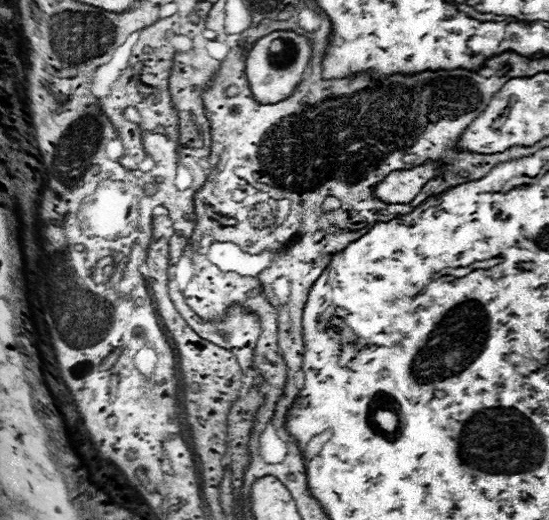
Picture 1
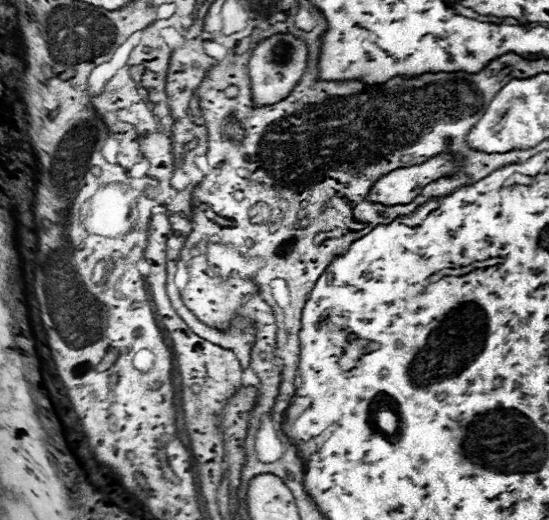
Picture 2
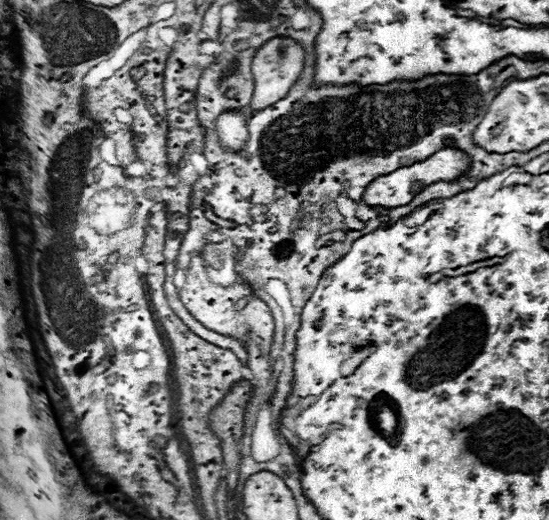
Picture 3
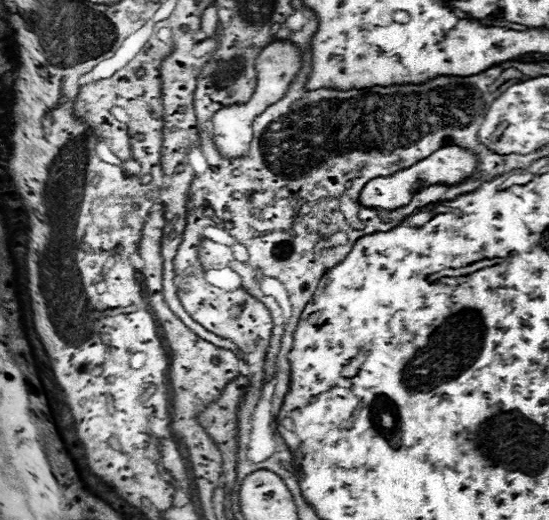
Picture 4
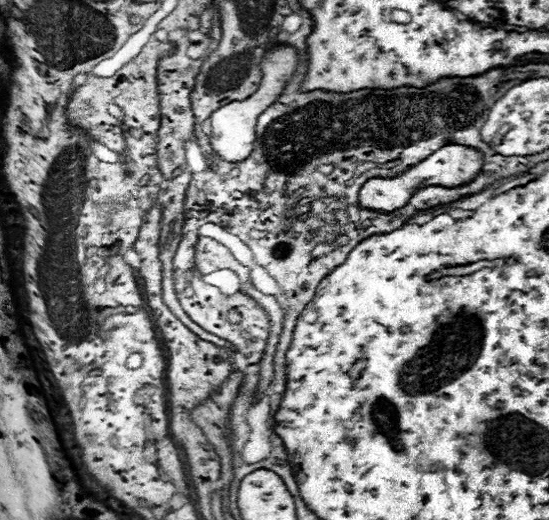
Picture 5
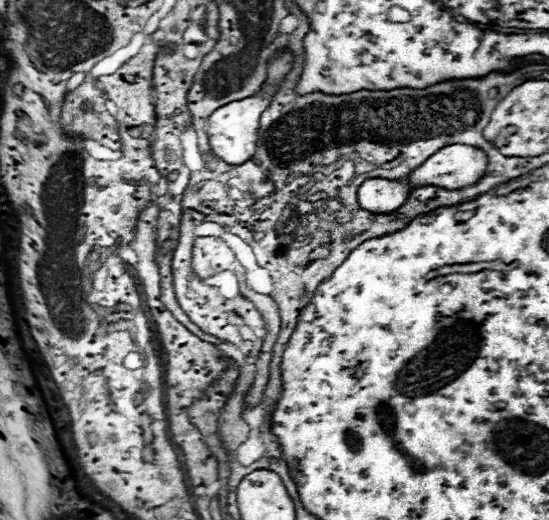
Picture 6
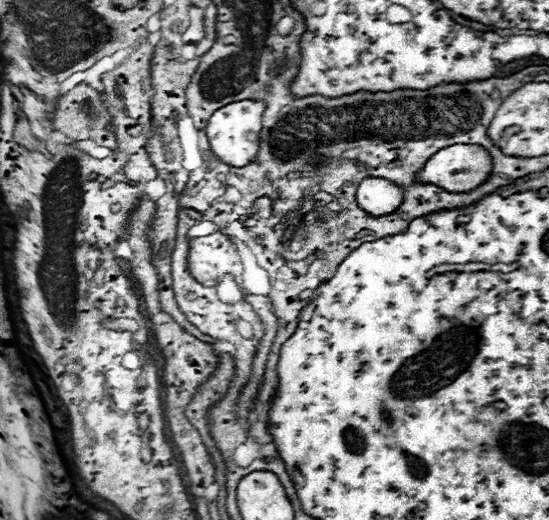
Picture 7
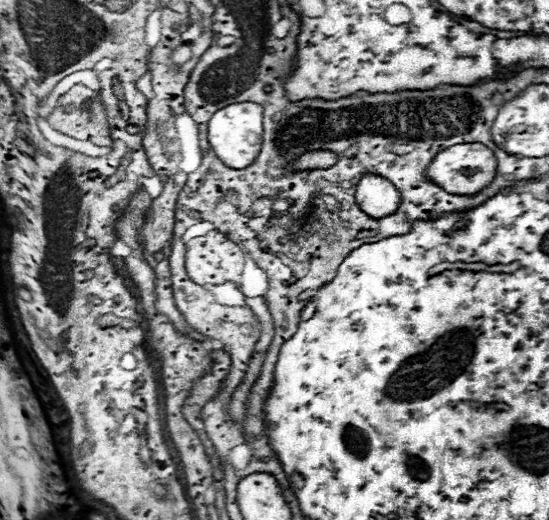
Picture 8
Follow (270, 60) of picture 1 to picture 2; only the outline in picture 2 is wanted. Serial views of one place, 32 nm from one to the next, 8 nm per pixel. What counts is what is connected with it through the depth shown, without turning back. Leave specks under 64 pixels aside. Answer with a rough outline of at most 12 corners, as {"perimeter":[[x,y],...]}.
{"perimeter":[[294,34],[258,42],[248,62],[254,104],[284,100],[308,46]]}

